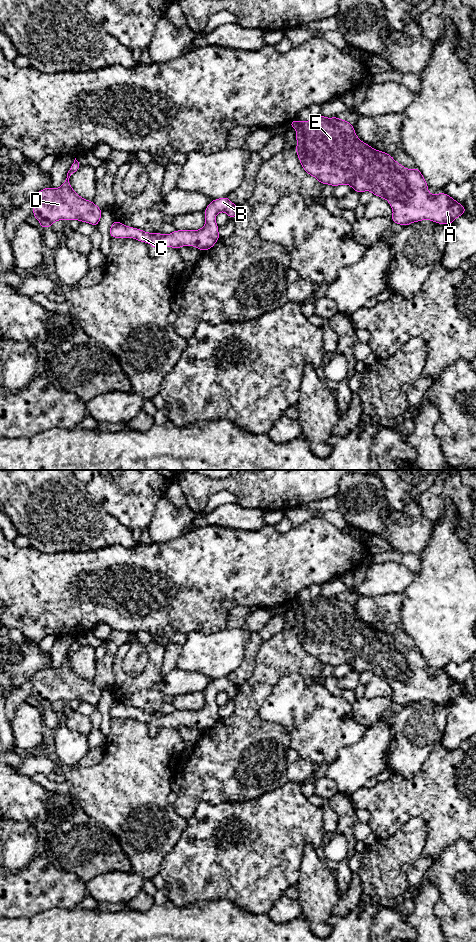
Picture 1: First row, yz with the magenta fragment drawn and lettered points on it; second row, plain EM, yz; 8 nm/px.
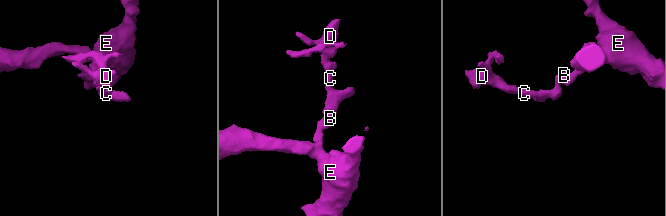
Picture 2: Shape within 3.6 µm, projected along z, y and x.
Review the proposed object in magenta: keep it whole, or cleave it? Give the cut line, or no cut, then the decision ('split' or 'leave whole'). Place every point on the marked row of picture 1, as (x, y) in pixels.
no cut; leave whole

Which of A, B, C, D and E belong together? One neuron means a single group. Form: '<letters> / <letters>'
A B C D E

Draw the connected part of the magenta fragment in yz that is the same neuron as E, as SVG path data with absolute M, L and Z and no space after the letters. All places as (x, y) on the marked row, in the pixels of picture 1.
M320 115L316 119L304 122L295 119L289 123L289 126L297 130L295 139L298 143L295 151L307 174L315 177L322 185L335 187L347 184L359 194L370 191L374 196L384 198L393 210L392 221L398 225L407 226L422 220L452 225L456 218L466 213L464 205L448 194L439 192L437 195L432 195L417 167L407 169L390 154L373 149L361 141L356 135L353 124L345 119Z

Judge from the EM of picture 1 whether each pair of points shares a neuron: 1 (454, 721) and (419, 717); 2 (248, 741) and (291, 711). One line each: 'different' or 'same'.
1: different
2: different

